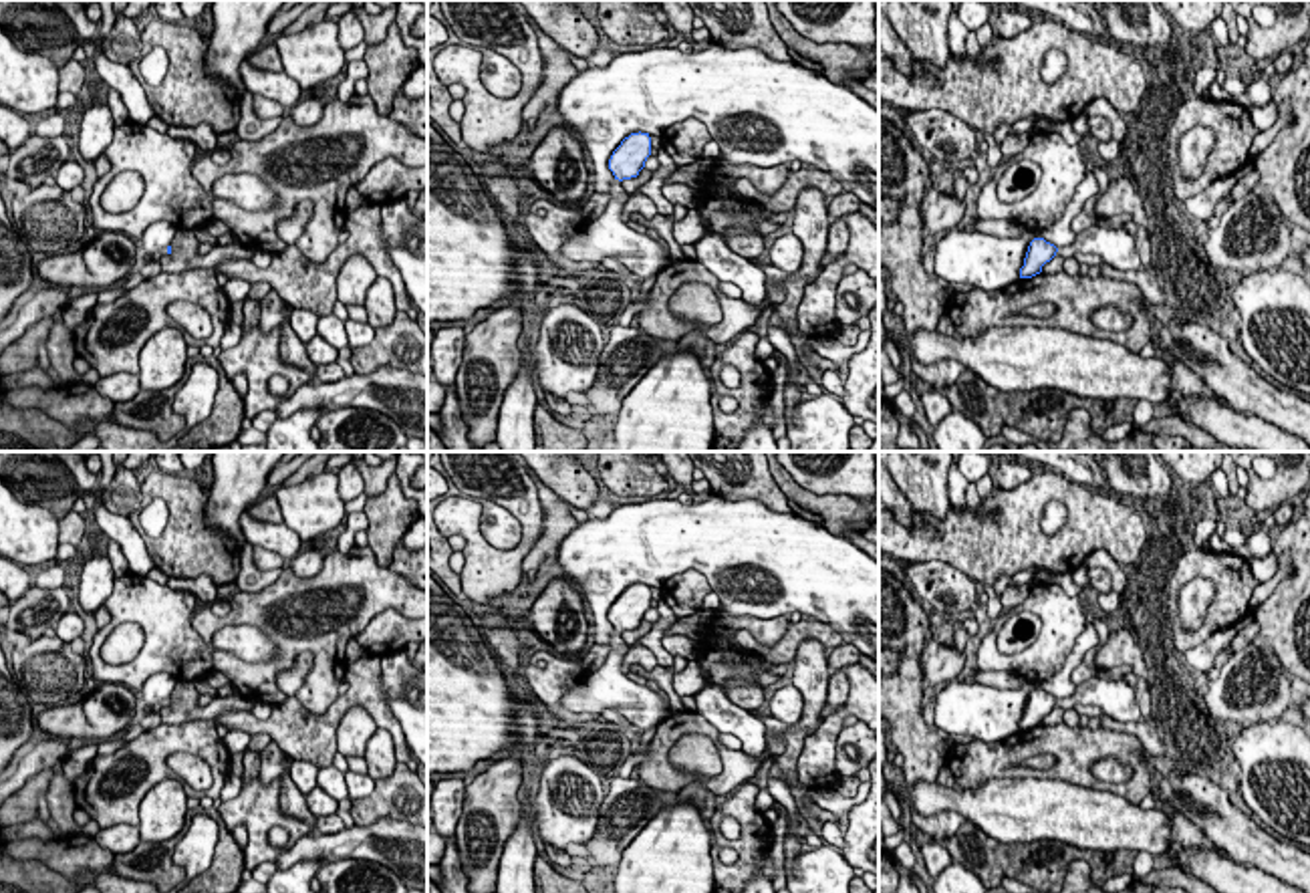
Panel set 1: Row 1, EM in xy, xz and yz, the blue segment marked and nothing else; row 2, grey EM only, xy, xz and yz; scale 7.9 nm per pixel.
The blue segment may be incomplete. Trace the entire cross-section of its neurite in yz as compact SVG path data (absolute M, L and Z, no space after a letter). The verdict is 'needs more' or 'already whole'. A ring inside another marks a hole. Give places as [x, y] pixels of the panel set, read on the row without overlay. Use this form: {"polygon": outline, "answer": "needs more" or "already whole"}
{"polygon": "M1090 677L1076 685L1076 691L1068 697L1056 699L1044 689L1034 689L1028 697L1020 730L1032 730L1042 724L1042 718L1056 706L1072 710L1076 704L1098 706L1102 714L1117 722L1139 722L1143 718L1135 689L1127 681L1106 681Z", "answer": "needs more"}

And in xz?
{"polygon": "M631 585L621 593L609 611L615 631L611 635L611 653L601 669L591 673L582 683L574 685L560 699L560 706L574 714L603 714L605 710L621 712L633 730L657 728L673 712L661 693L649 685L633 683L623 671L623 657L629 645L623 631L637 629L651 607L649 585Z", "answer": "needs more"}

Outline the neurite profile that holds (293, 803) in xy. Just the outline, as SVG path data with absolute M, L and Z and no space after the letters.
M290 758L280 774L280 808L286 816L306 822L316 828L316 816L308 810L304 794L290 778Z

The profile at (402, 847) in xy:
M379 818L369 826L351 826L335 835L298 839L276 859L276 871L298 861L335 863L345 859L373 861L389 867L409 889L427 893L427 828L395 818Z

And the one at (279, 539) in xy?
M246 510L240 516L240 526L248 544L268 548L280 554L286 562L296 558L300 552L300 536L294 530L290 530L284 522L260 522L252 518Z

